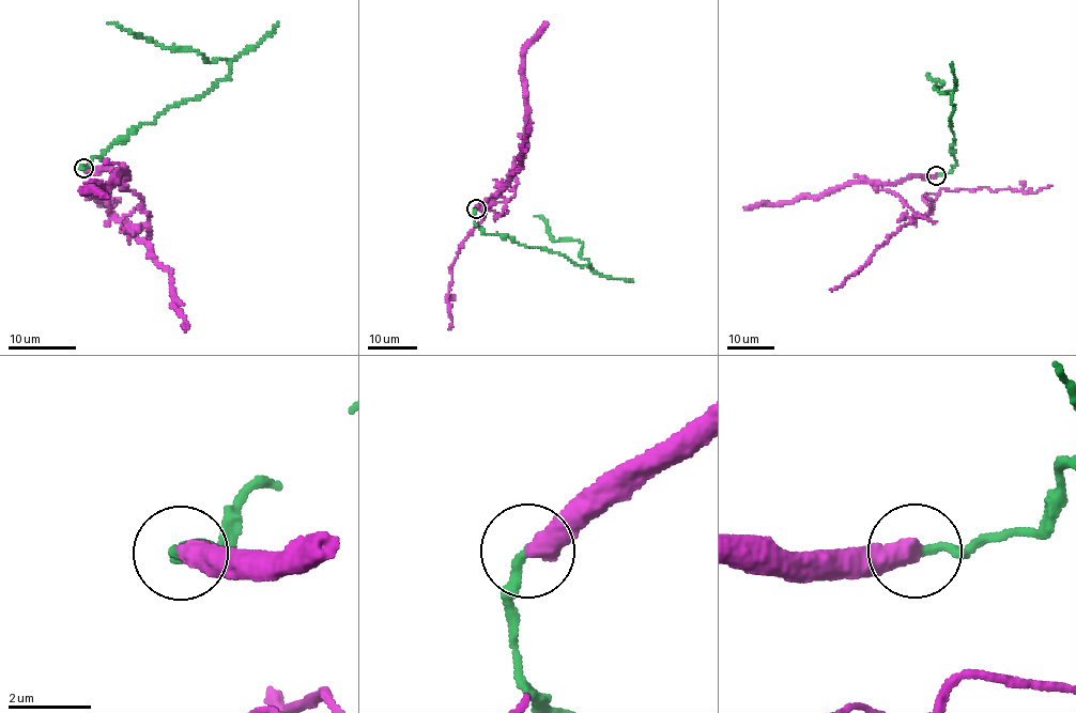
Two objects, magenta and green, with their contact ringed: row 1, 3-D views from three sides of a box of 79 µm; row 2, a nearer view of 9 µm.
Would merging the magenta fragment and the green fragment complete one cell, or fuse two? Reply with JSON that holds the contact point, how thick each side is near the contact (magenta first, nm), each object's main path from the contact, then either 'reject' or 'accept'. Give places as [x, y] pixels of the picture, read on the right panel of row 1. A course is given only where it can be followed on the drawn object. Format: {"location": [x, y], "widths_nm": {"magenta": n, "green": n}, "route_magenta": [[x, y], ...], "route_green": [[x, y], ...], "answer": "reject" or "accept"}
{"location": [936, 175], "widths_nm": {"magenta": 500, "green": 200}, "route_magenta": [[936, 174], [910, 174], [874, 186], [895, 192], [922, 216], [941, 188], [1010, 188], [1035, 194], [1053, 185]], "route_green": [[936, 174], [949, 173], [956, 164], [949, 120], [954, 105], [952, 91], [935, 90], [943, 84], [928, 74]], "answer": "reject"}

